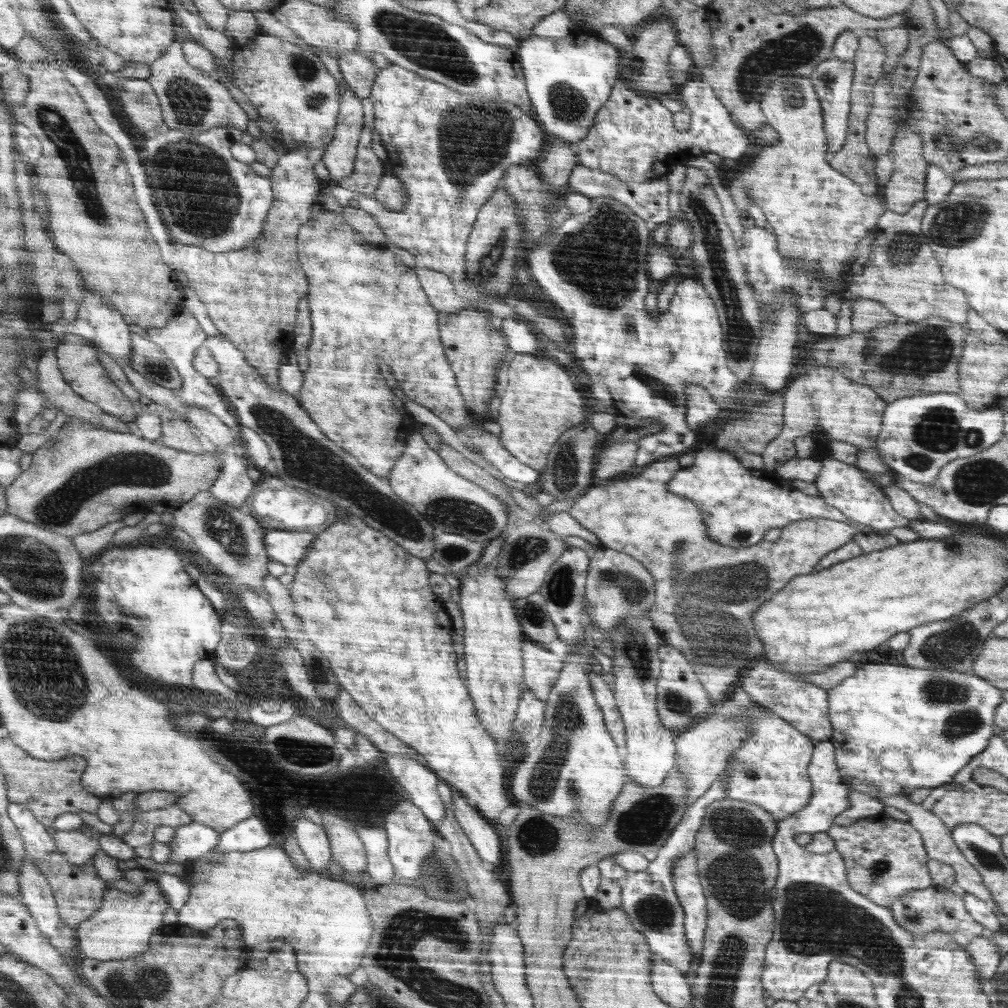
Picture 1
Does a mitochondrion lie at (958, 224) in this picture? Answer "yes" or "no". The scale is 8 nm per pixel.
yes

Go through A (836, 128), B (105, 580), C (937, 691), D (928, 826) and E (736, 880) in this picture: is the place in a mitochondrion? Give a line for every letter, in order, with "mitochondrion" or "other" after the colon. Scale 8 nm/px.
A: other
B: other
C: mitochondrion
D: other
E: mitochondrion

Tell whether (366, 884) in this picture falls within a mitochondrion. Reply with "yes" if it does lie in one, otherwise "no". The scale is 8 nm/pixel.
no

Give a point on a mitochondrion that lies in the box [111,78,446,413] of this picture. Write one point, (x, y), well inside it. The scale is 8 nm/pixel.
(185, 168)

